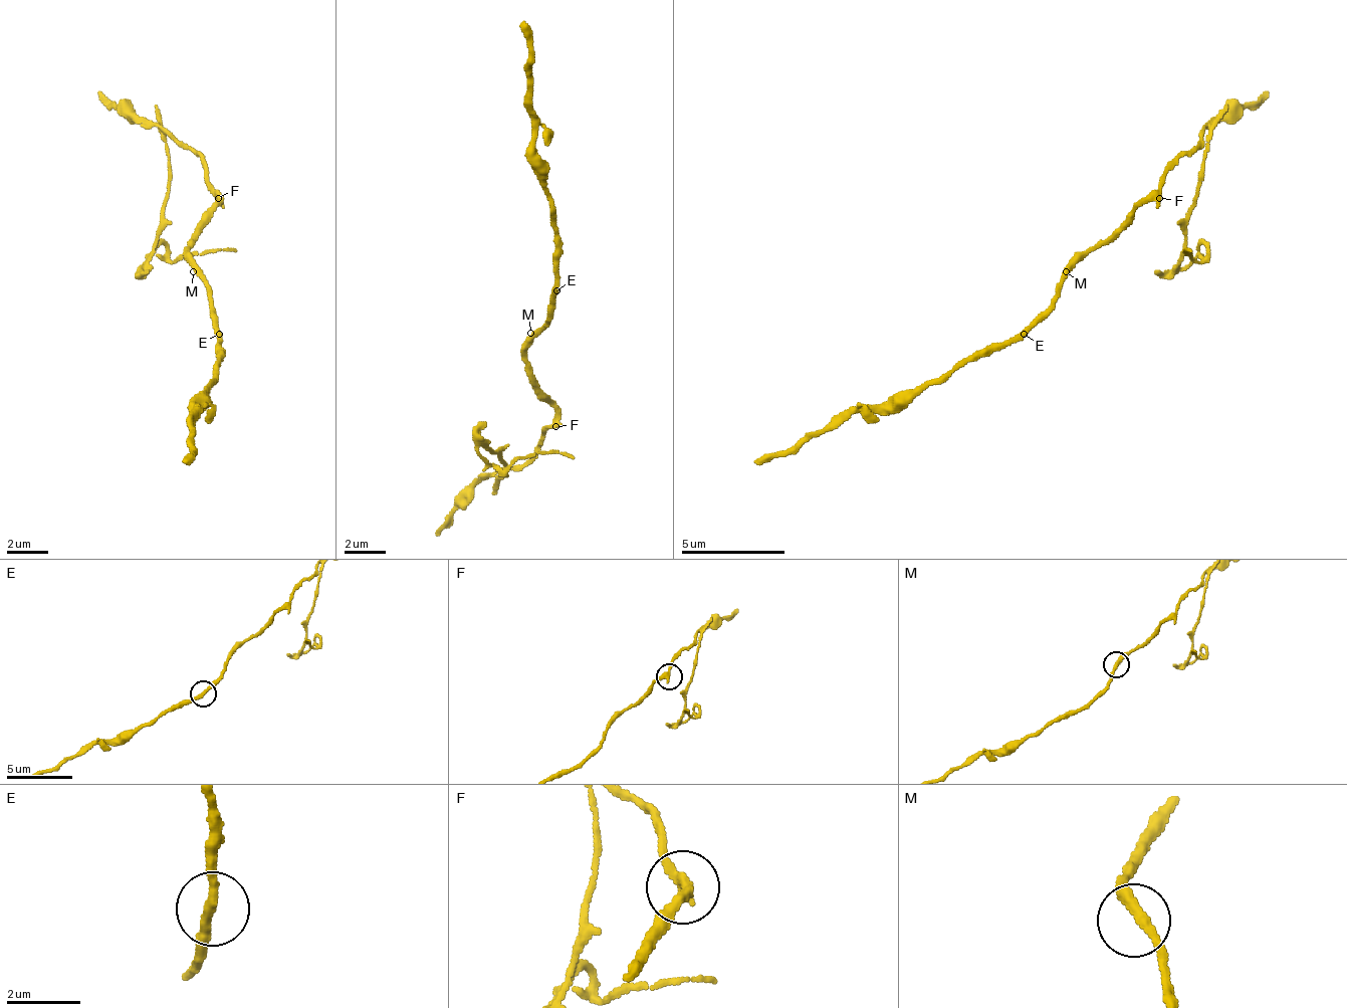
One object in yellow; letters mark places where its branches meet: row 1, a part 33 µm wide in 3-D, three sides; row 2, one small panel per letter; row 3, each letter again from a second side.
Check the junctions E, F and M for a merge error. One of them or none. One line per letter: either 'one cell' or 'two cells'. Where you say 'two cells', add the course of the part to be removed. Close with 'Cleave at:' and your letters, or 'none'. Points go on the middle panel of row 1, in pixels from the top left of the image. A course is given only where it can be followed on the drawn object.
E: one cell
F: two cells; foreign part runs (556, 425), (520, 466), (505, 471), (494, 451), (484, 456), (494, 466), (535, 451), (572, 456)
M: one cell
Cleave at: F

